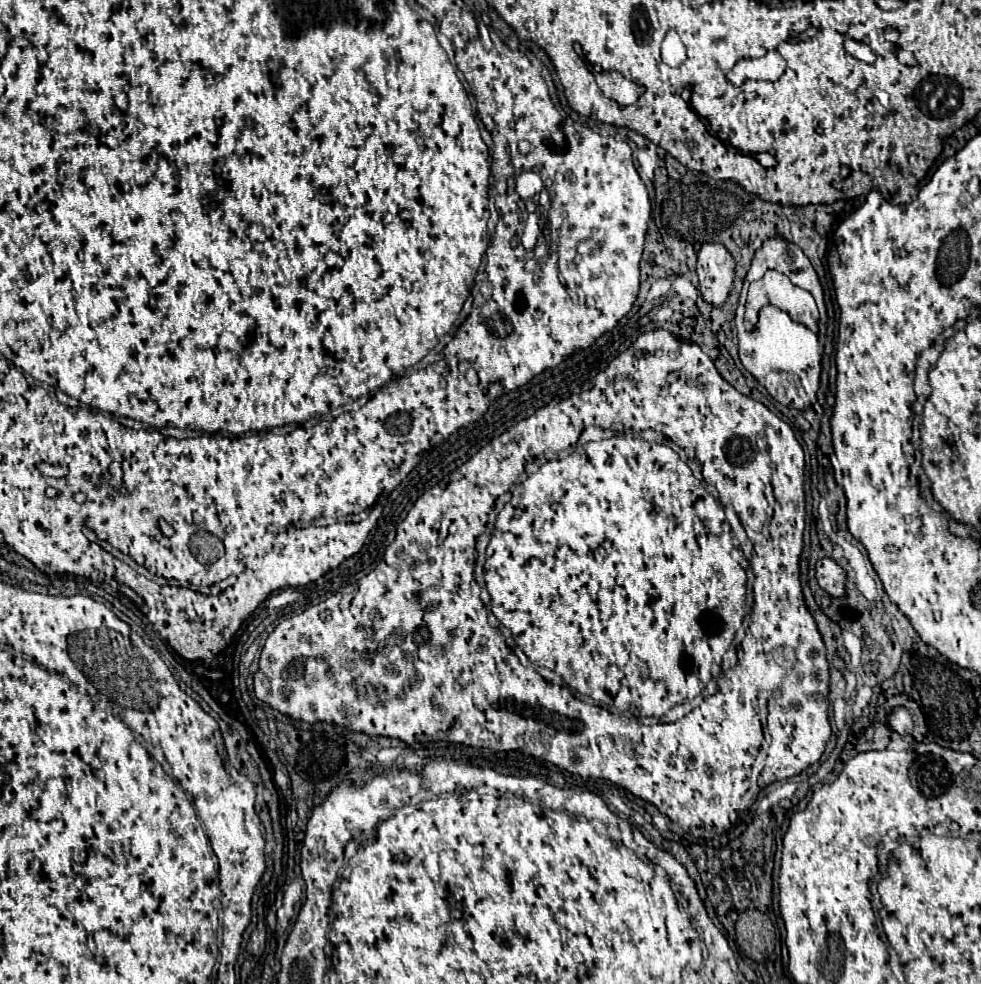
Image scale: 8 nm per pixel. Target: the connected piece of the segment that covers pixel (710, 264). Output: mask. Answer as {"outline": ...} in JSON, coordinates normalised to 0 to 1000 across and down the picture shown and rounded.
{"outline":[[[718,247],[712,257],[709,279],[714,284],[714,298],[726,312],[736,312],[742,304],[748,286],[748,263],[734,247]]]}

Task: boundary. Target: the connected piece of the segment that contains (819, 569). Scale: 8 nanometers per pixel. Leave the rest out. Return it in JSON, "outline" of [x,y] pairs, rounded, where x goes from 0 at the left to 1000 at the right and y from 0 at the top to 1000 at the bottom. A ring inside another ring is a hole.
{"outline":[[[844,566],[842,568],[836,568],[832,572],[832,590],[834,590],[834,595],[842,603],[846,603],[850,607],[860,607],[862,584],[860,584],[858,576],[852,570],[848,570]]]}

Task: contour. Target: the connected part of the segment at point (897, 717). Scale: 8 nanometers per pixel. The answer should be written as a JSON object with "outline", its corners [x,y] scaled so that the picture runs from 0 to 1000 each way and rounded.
{"outline":[[[913,718],[905,725],[903,729],[903,737],[913,743],[915,747],[928,747],[930,741],[932,741],[932,735],[930,735],[930,729],[928,725],[922,721],[922,718]]]}

